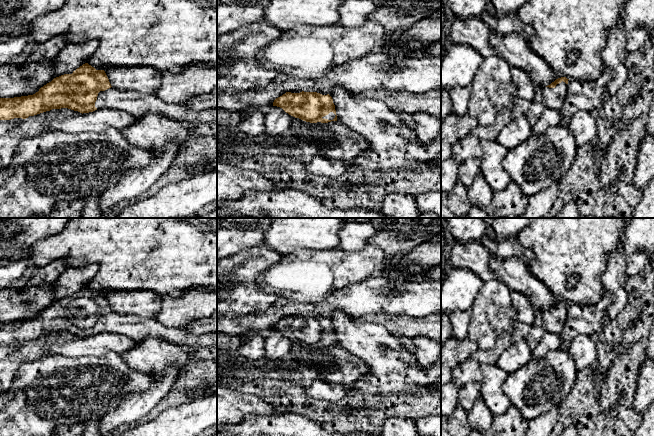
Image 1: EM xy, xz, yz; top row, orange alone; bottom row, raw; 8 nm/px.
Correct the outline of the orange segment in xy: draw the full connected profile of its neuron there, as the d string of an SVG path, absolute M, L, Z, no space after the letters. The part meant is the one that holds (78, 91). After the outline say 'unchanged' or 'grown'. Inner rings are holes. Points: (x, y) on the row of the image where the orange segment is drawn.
M88 63L77 68L72 74L64 74L54 78L33 95L0 98L0 120L26 119L29 116L61 108L68 108L83 114L93 112L102 107L122 110L134 116L146 113L158 113L186 124L217 121L217 108L200 111L192 110L183 104L164 102L154 94L119 91L111 86L104 70L96 70Z; grown

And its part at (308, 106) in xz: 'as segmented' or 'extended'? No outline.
extended

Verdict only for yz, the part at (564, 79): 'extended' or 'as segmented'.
extended

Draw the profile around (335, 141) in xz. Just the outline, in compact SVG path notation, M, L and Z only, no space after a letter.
M295 118L290 124L287 135L316 146L319 149L319 155L345 164L353 162L353 160L357 158L363 150L368 149L368 143L363 140L357 132L349 129L338 121L331 121L328 123L310 123L299 118Z

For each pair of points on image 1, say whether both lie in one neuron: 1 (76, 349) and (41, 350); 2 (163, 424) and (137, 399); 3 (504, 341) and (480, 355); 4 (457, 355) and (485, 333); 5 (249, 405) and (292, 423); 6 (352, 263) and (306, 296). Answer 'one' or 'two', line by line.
1: two
2: two
3: one
4: two
5: two
6: one

